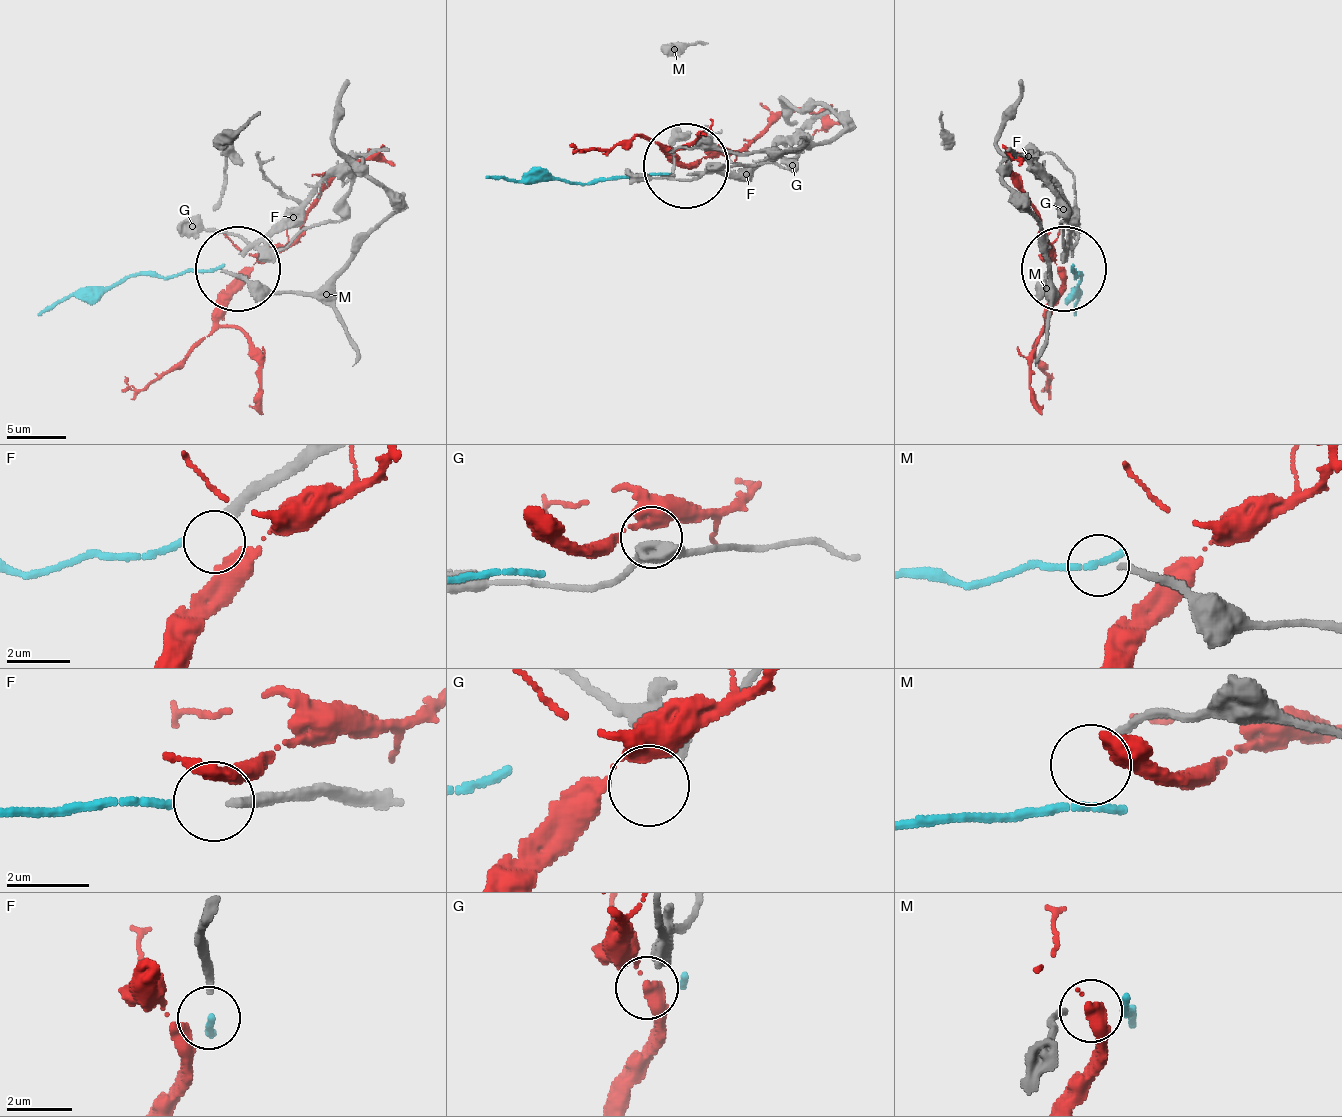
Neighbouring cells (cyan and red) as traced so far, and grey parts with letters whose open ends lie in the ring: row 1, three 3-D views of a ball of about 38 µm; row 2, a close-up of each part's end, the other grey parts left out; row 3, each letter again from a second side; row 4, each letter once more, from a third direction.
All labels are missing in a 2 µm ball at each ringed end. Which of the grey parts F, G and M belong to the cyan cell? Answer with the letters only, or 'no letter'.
no letter

